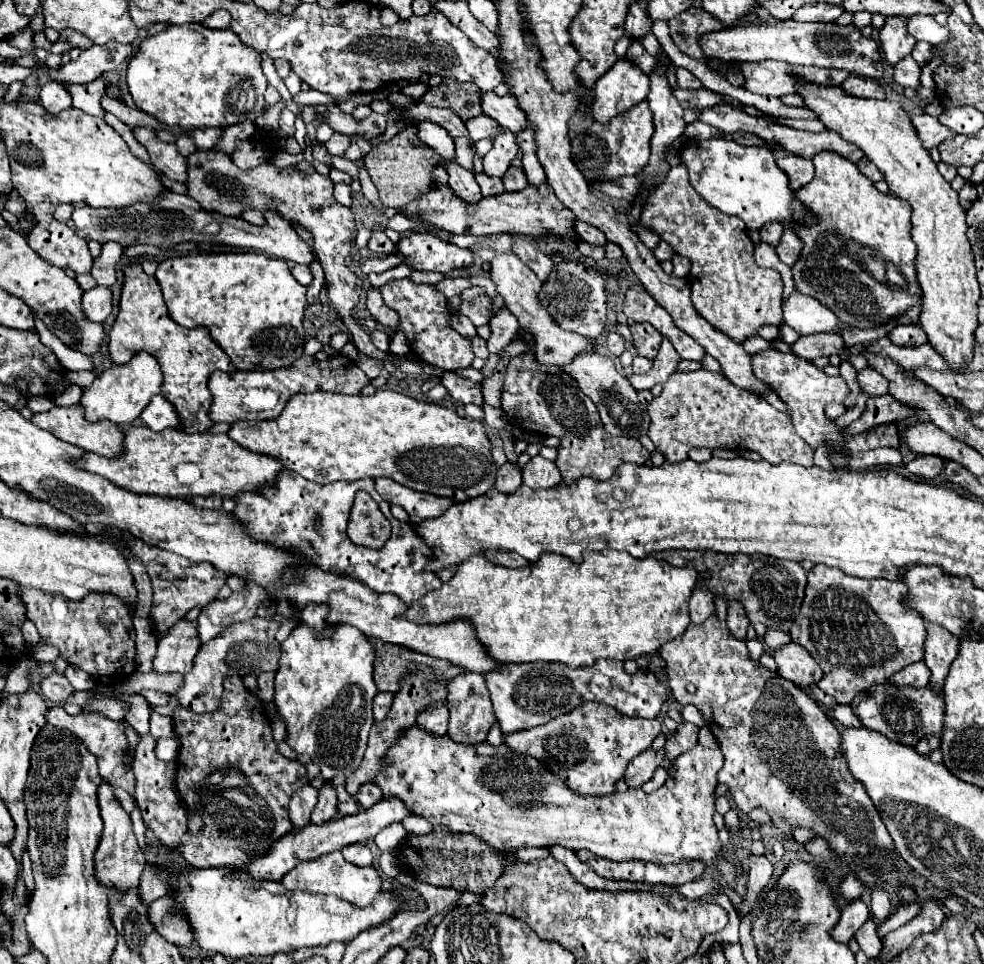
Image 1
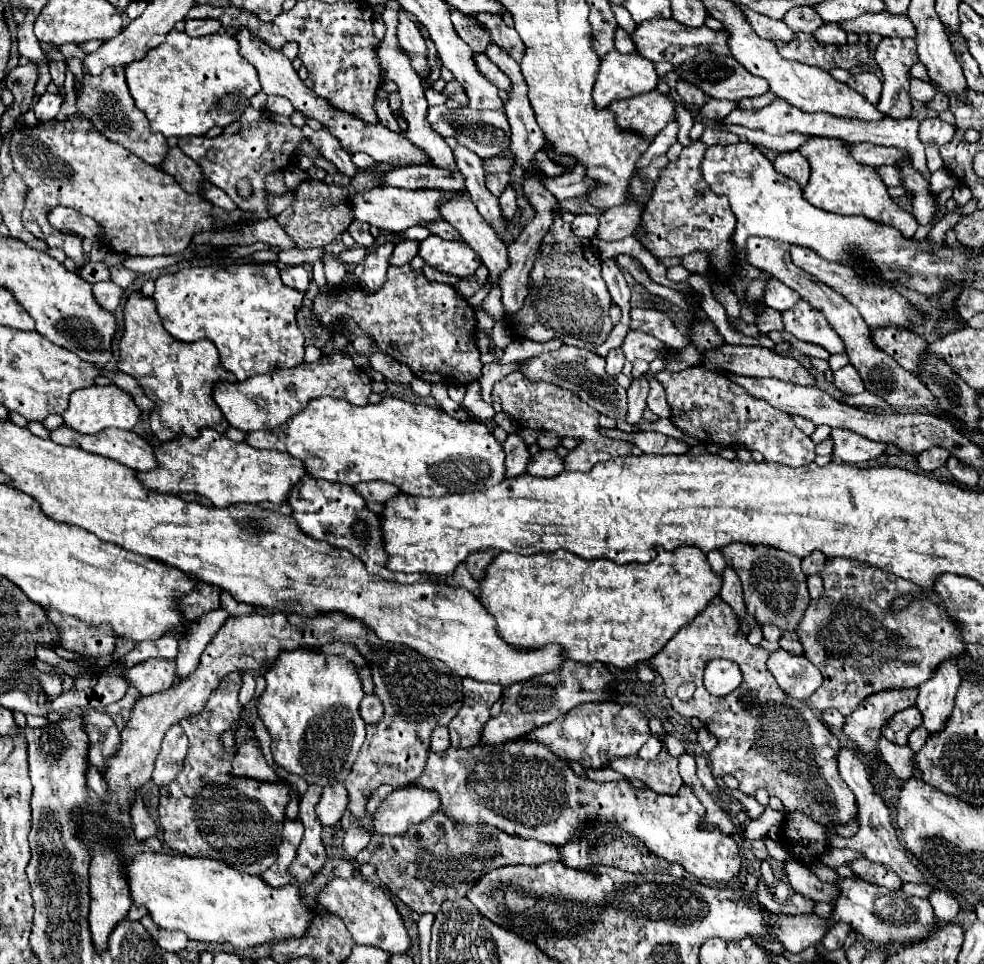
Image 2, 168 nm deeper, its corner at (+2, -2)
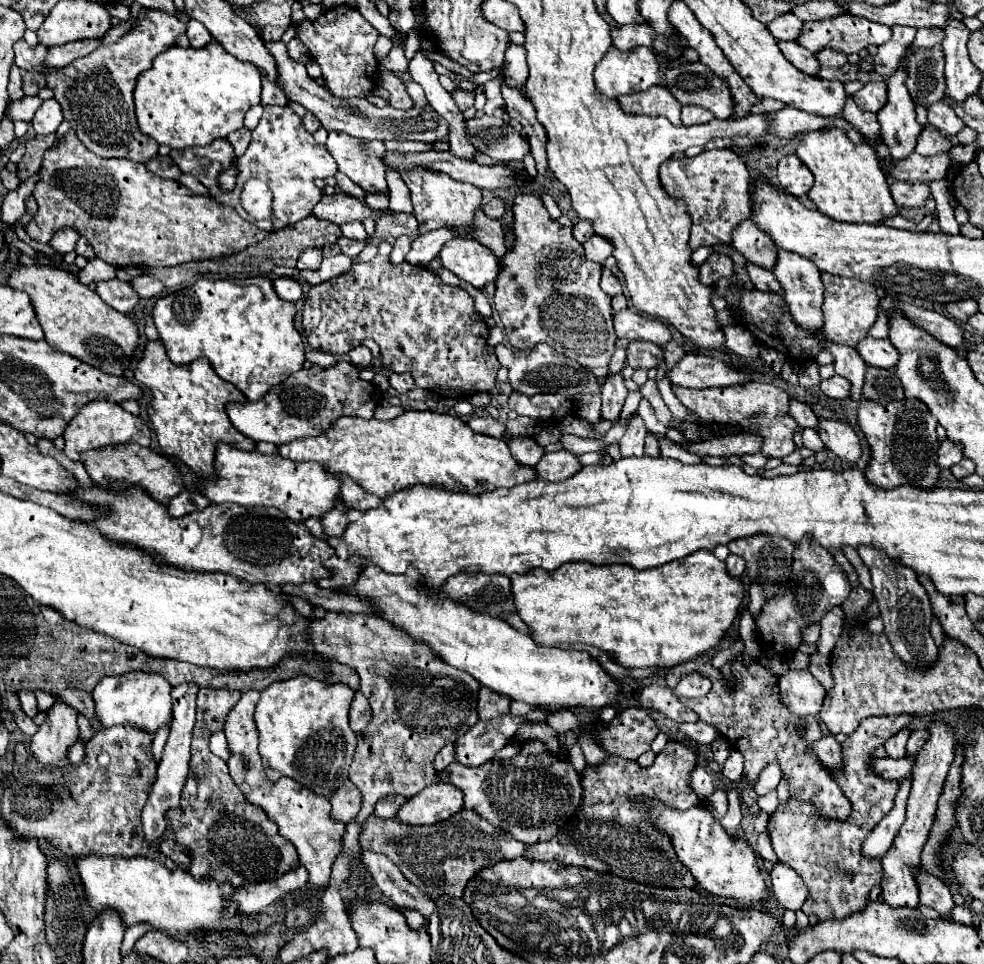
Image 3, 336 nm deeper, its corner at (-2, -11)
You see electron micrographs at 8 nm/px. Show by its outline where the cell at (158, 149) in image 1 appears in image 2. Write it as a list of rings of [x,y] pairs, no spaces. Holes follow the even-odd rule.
[[[106,67],[106,71],[102,71],[98,77],[84,73],[84,79],[80,85],[74,79],[74,91],[76,91],[78,113],[90,123],[94,123],[100,135],[104,135],[106,139],[112,139],[112,143],[120,143],[122,147],[126,147],[128,151],[132,151],[134,155],[138,155],[150,165],[158,167],[164,161],[166,151],[168,151],[166,137],[152,133],[148,127],[148,119],[134,105],[134,99],[126,85],[124,67]]]

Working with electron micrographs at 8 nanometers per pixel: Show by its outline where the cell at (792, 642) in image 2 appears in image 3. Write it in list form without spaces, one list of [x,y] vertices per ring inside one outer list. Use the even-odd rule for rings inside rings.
[[[814,652],[814,654],[808,654],[810,658],[810,672],[814,676],[820,678],[820,684],[828,690],[832,688],[832,674],[830,674],[830,666],[828,666],[828,656],[820,654],[820,652]]]

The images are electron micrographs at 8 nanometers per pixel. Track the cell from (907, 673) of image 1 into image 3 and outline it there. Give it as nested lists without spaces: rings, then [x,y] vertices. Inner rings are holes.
[[[912,714],[870,716],[868,720],[862,720],[856,732],[848,734],[846,742],[842,744],[844,772],[834,772],[834,780],[842,786],[844,794],[852,802],[852,814],[848,820],[838,822],[822,818],[812,804],[800,804],[792,798],[786,806],[778,806],[778,810],[770,816],[768,834],[778,860],[796,870],[808,886],[810,896],[802,906],[806,914],[816,914],[818,920],[846,918],[864,908],[870,888],[880,884],[880,860],[864,860],[864,856],[860,856],[860,844],[868,832],[872,832],[872,828],[892,810],[900,784],[884,780],[872,770],[870,764],[874,760],[874,750],[884,746],[892,734],[908,726],[914,718],[916,716]]]

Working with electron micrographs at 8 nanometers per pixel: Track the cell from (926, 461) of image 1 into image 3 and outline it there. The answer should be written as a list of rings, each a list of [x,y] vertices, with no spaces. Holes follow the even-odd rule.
[[[942,440],[940,444],[940,450],[938,450],[938,468],[944,470],[944,468],[952,468],[954,464],[958,464],[962,460],[962,448],[960,444],[952,442],[952,440]]]

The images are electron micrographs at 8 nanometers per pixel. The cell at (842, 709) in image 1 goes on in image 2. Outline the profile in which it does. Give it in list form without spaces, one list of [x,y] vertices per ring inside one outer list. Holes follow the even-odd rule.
[[[880,737],[880,757],[890,765],[890,769],[894,771],[894,775],[898,779],[910,779],[912,777],[912,749],[908,749],[908,745],[894,745],[890,741],[886,741],[884,737]]]

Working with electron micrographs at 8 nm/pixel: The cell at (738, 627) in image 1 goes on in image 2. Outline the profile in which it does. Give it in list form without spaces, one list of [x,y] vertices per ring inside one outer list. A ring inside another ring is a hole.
[[[730,567],[724,569],[722,573],[724,577],[724,583],[722,583],[722,591],[720,591],[720,597],[736,611],[736,615],[742,619],[744,613],[746,613],[746,607],[744,607],[744,597],[742,597],[742,587],[740,587],[740,579],[736,575],[736,571],[732,571]]]

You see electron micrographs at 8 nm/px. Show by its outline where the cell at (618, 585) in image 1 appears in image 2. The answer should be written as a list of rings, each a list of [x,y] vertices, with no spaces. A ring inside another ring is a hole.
[[[678,547],[656,555],[650,563],[616,565],[610,559],[586,561],[568,551],[512,555],[498,553],[480,581],[482,605],[496,617],[504,641],[518,649],[542,649],[548,643],[562,645],[568,659],[578,663],[600,661],[618,669],[628,669],[636,663],[654,657],[678,631],[688,625],[718,593],[722,577],[708,565],[706,553],[698,547]]]

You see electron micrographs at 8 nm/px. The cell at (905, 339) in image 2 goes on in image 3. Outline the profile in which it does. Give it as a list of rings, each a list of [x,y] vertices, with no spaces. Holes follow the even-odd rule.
[[[864,338],[858,346],[856,346],[858,354],[862,356],[862,360],[868,366],[878,366],[878,368],[894,368],[900,360],[900,354],[896,350],[894,344],[890,344],[890,340],[878,340],[878,338]]]

